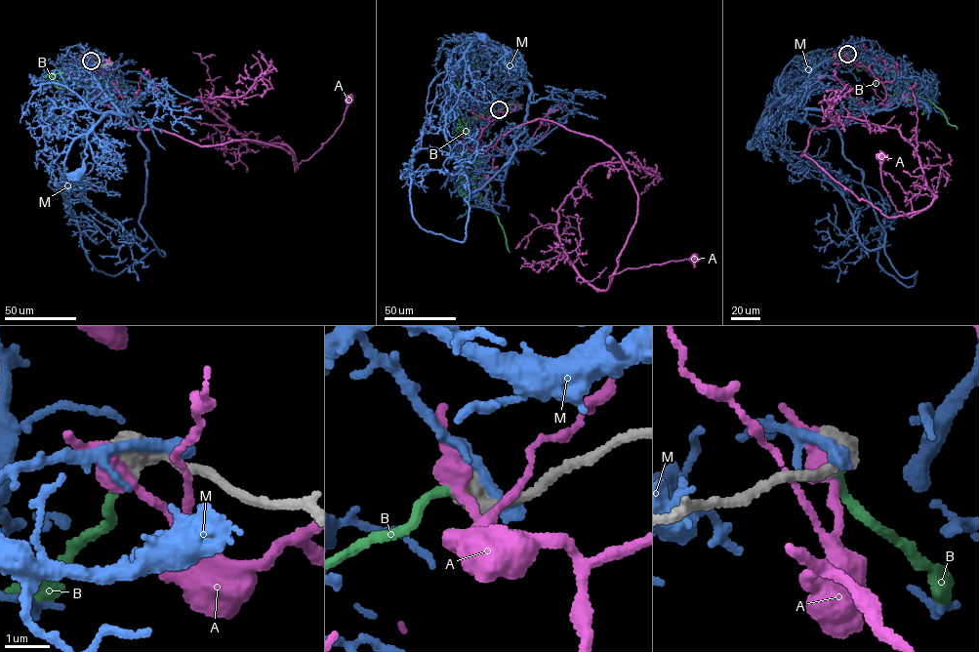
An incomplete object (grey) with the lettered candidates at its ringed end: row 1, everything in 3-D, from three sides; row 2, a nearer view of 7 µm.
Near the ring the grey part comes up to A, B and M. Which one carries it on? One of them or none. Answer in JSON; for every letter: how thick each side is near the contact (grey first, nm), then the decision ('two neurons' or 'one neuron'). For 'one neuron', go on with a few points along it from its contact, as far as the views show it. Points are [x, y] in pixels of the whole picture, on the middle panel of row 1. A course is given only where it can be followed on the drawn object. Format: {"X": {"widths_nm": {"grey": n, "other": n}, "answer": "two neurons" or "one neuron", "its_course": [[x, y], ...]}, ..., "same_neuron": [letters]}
{"A": {"widths_nm": {"grey": 600, "other": 400}, "answer": "two neurons"}, "B": {"widths_nm": {"grey": 600, "other": 200}, "answer": "one neuron", "its_course": [[499, 109], [470, 117], [467, 121], [469, 156], [466, 168], [469, 182], [498, 219], [509, 252]]}, "M": {"widths_nm": {"grey": 650, "other": 400}, "answer": "two neurons"}, "same_neuron": ["B"]}

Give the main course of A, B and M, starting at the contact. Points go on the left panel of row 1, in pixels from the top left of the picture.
A: (91, 61), (90, 79), (126, 125), (201, 145), (265, 142), (291, 153), (295, 170), (334, 134), (347, 99)
B: (91, 61), (69, 74), (89, 82), (90, 86), (136, 82), (148, 83), (171, 95)
M: (92, 61), (87, 61), (88, 70), (118, 111), (101, 117), (88, 134), (82, 174), (77, 179), (75, 176)

